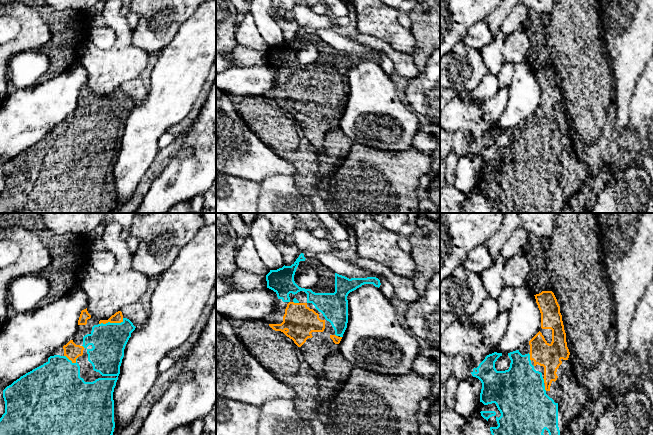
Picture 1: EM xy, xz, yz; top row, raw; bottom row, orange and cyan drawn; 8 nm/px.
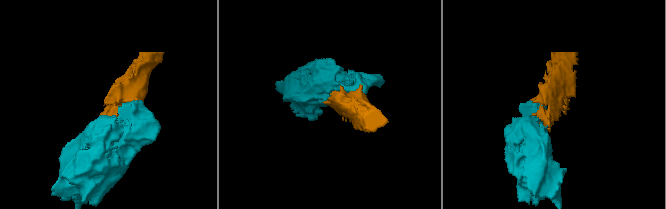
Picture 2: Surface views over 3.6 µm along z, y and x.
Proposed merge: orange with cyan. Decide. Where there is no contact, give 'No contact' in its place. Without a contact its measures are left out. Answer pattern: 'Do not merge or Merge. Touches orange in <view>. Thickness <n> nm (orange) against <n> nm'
Merge. Touches orange in xy. Thickness 80 nm (orange) against 280 nm

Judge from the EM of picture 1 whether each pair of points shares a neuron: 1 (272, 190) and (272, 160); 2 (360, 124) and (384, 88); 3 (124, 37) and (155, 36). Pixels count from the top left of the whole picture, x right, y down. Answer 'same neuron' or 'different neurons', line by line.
1: different neurons
2: same neuron
3: different neurons

